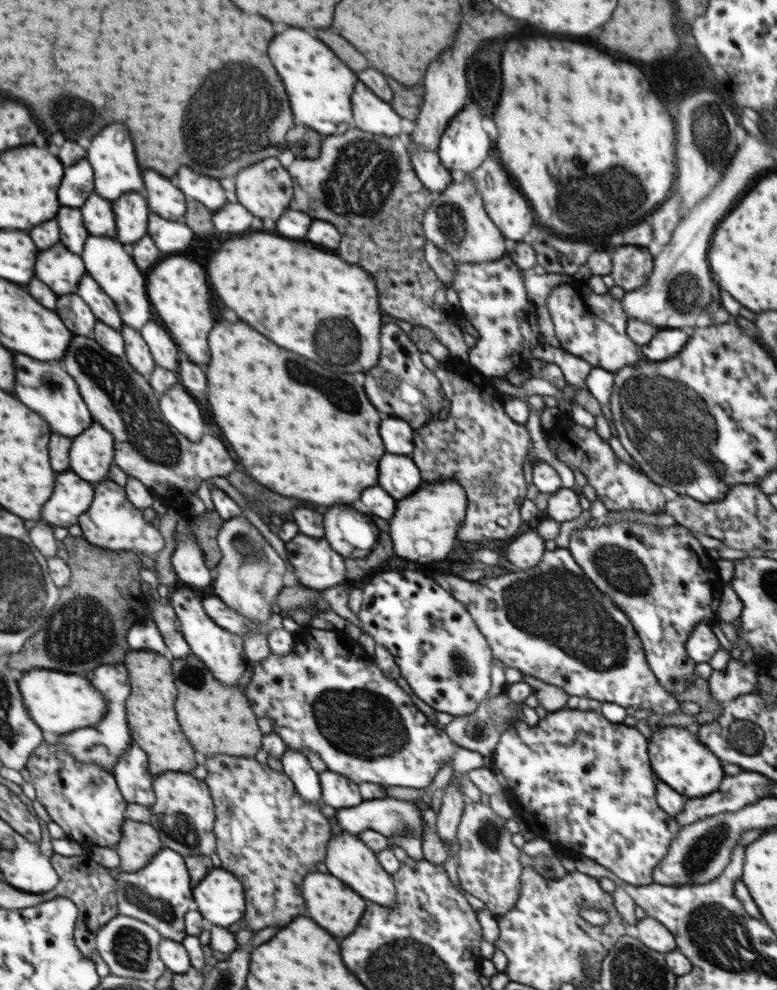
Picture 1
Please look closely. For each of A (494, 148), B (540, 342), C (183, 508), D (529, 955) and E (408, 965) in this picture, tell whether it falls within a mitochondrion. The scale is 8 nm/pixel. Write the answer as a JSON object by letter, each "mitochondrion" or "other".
{"A":"other","B":"other","C":"other","D":"other","E":"mitochondrion"}

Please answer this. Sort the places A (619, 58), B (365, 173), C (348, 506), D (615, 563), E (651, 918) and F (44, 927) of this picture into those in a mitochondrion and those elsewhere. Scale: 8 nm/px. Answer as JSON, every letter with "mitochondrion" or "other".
{"A":"other","B":"mitochondrion","C":"other","D":"mitochondrion","E":"other","F":"other"}

